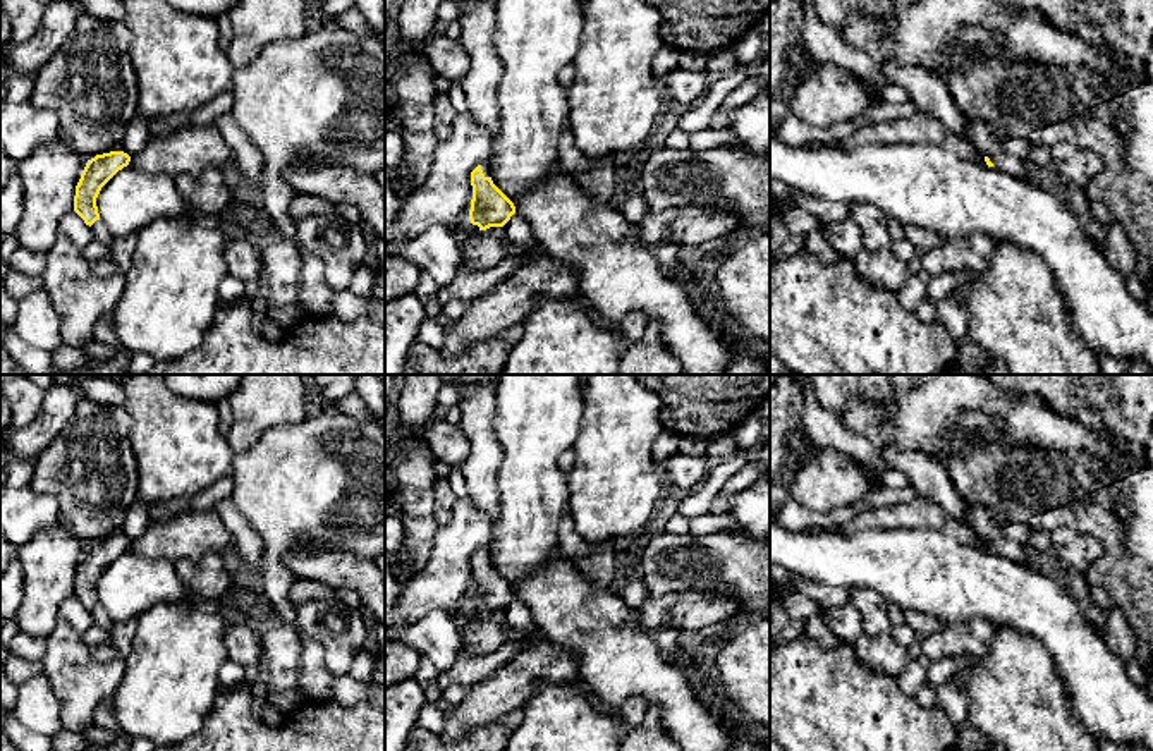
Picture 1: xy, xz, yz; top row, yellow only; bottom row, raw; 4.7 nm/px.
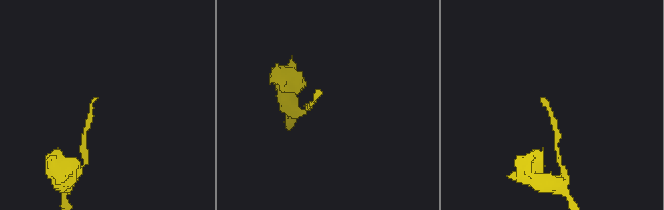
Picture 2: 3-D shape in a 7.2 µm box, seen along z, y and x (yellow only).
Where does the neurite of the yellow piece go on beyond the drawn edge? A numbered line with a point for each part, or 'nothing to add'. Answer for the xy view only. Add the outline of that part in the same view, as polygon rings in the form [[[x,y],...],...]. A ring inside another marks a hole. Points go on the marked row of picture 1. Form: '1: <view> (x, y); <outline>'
nothing to add

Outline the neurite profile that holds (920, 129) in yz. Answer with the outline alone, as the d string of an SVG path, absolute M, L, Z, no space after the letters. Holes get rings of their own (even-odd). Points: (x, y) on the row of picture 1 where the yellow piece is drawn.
M921 112L907 119L866 124L856 129L847 139L830 146L852 151L863 144L935 144L952 151L959 158L986 165L985 156L971 141L957 136L935 117L923 115Z

